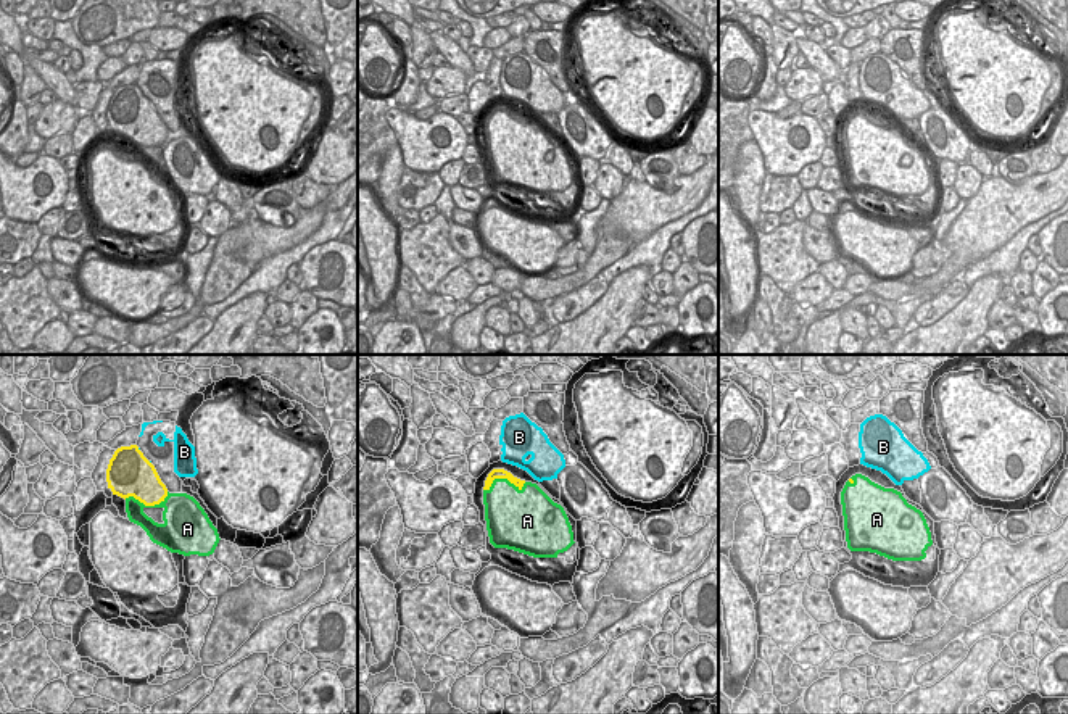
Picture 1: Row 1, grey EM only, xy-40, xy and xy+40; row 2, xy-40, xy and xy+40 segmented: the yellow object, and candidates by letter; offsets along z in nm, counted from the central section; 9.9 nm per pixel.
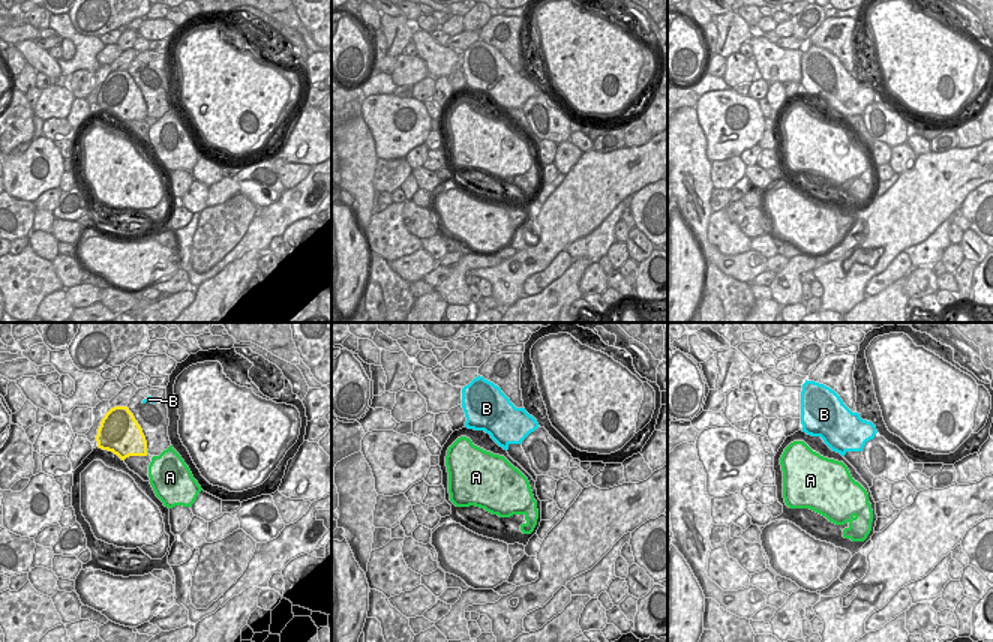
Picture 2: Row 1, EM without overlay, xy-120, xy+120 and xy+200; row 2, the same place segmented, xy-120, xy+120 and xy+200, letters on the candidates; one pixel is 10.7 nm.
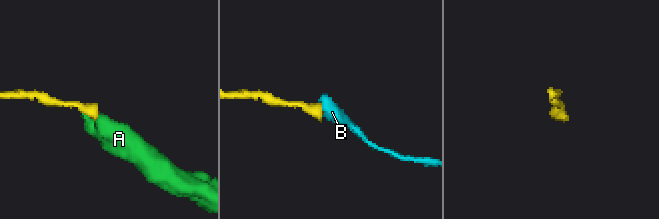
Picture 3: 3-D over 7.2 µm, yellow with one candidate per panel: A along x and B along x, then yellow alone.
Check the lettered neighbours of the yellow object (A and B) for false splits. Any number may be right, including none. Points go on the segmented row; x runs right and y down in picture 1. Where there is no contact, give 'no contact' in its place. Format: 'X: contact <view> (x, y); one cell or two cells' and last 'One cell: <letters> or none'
A: contact xy (503, 477); two cells
B: no contact; one cell
One cell: B

